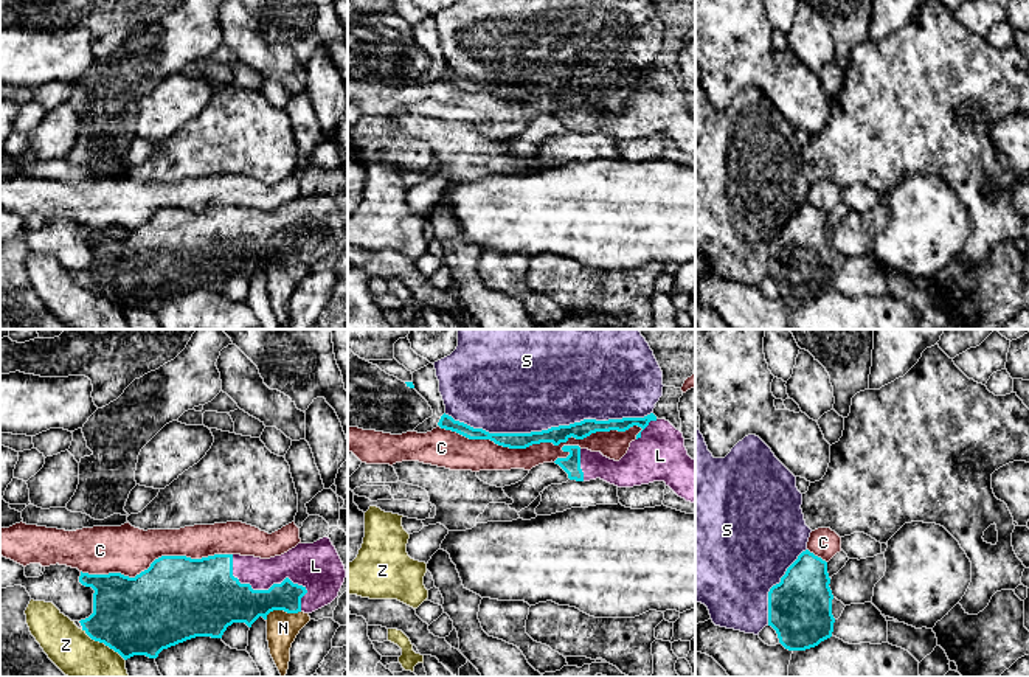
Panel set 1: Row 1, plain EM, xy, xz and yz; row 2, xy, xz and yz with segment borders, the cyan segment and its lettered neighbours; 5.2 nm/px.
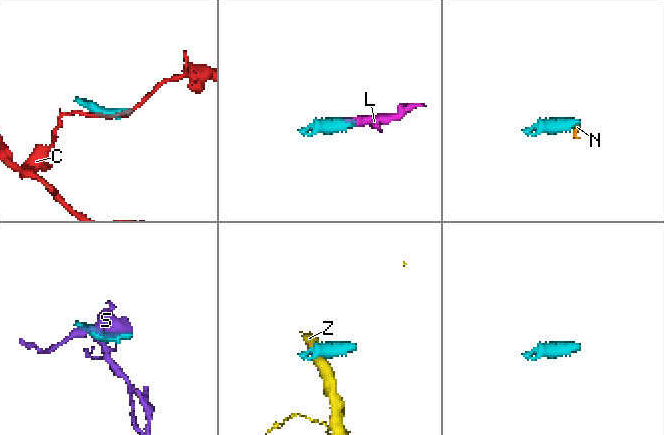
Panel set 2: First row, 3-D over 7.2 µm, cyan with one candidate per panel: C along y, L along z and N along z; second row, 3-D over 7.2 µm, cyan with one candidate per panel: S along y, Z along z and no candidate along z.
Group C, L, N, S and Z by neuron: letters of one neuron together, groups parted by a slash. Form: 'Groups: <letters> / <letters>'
Groups: C / L / N / S / Z

